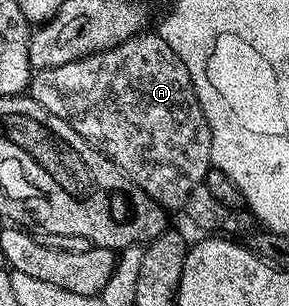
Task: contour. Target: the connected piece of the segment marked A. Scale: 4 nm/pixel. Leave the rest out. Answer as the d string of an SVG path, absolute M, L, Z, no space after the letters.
M138 32L109 49L101 50L100 53L89 53L88 56L80 57L77 61L62 63L62 67L46 67L35 70L30 78L30 95L39 105L46 107L46 111L50 111L50 115L58 115L58 119L70 123L70 127L74 127L74 131L78 131L78 135L82 135L82 139L86 139L101 155L113 161L145 195L158 202L164 210L183 210L188 204L188 197L194 191L194 187L203 185L204 177L208 174L212 163L212 156L210 155L210 139L212 136L210 135L210 127L204 118L202 107L198 103L196 88L190 79L190 71L186 67L186 63L182 63L182 59L178 59L178 55L174 55L174 51L170 51L170 43L166 43L166 39L162 39L159 32L148 32Z

